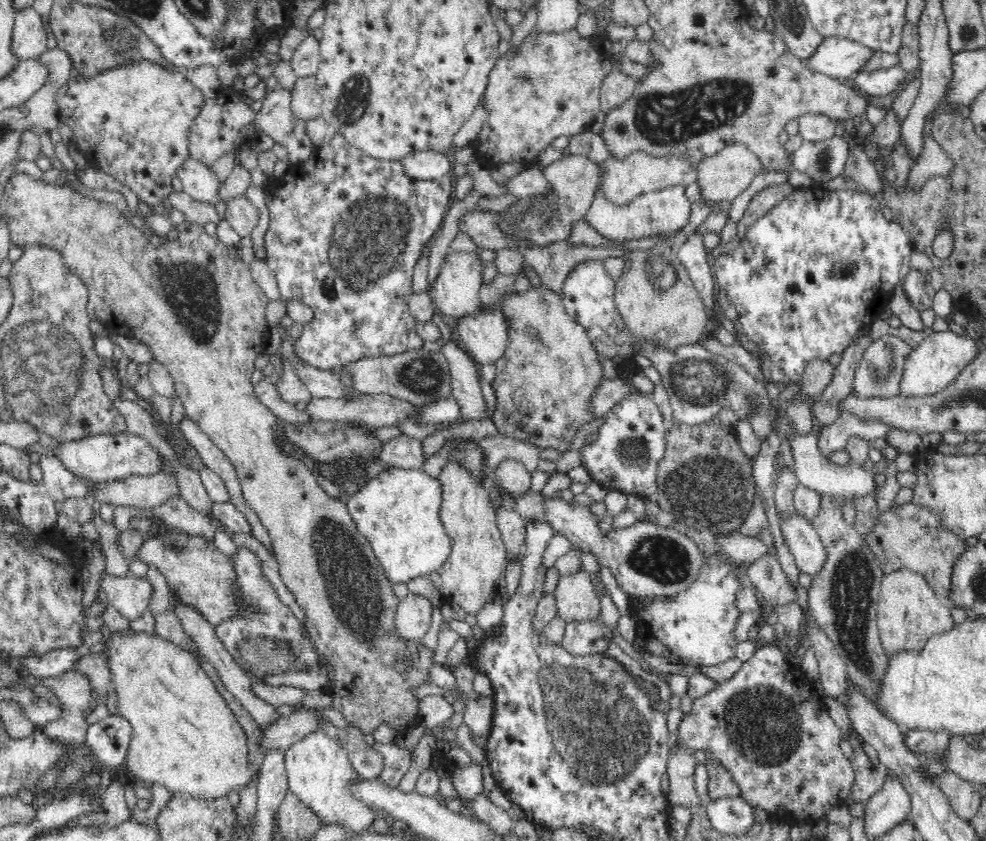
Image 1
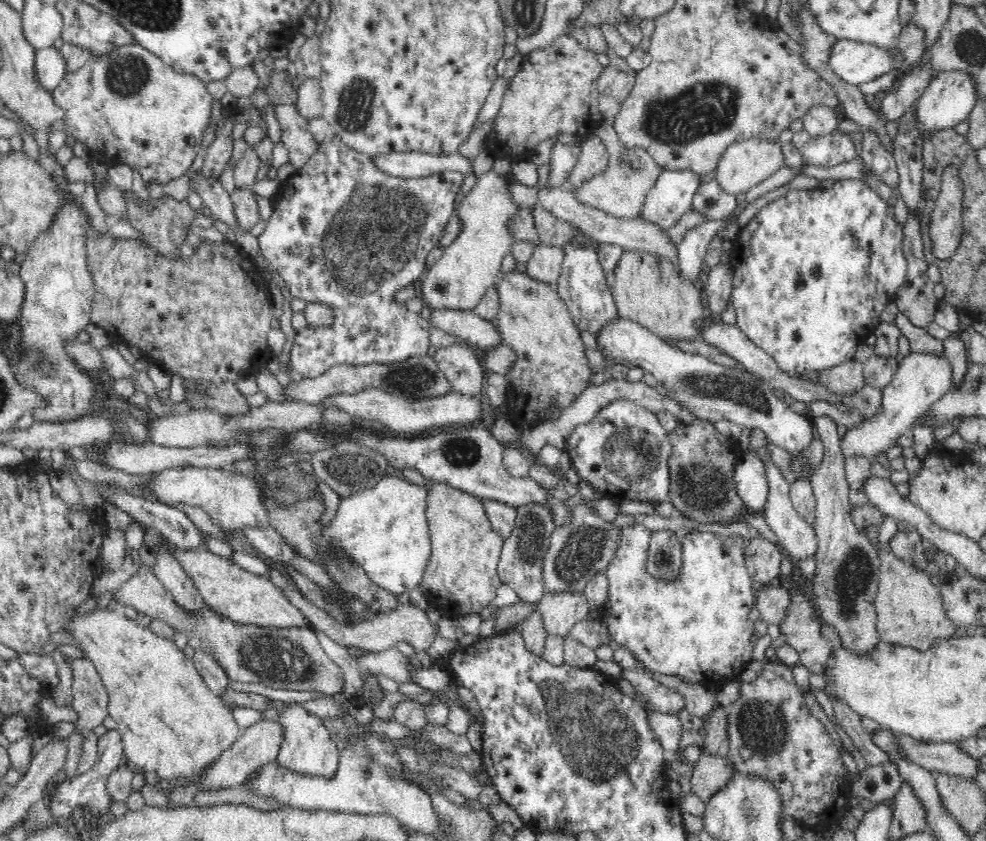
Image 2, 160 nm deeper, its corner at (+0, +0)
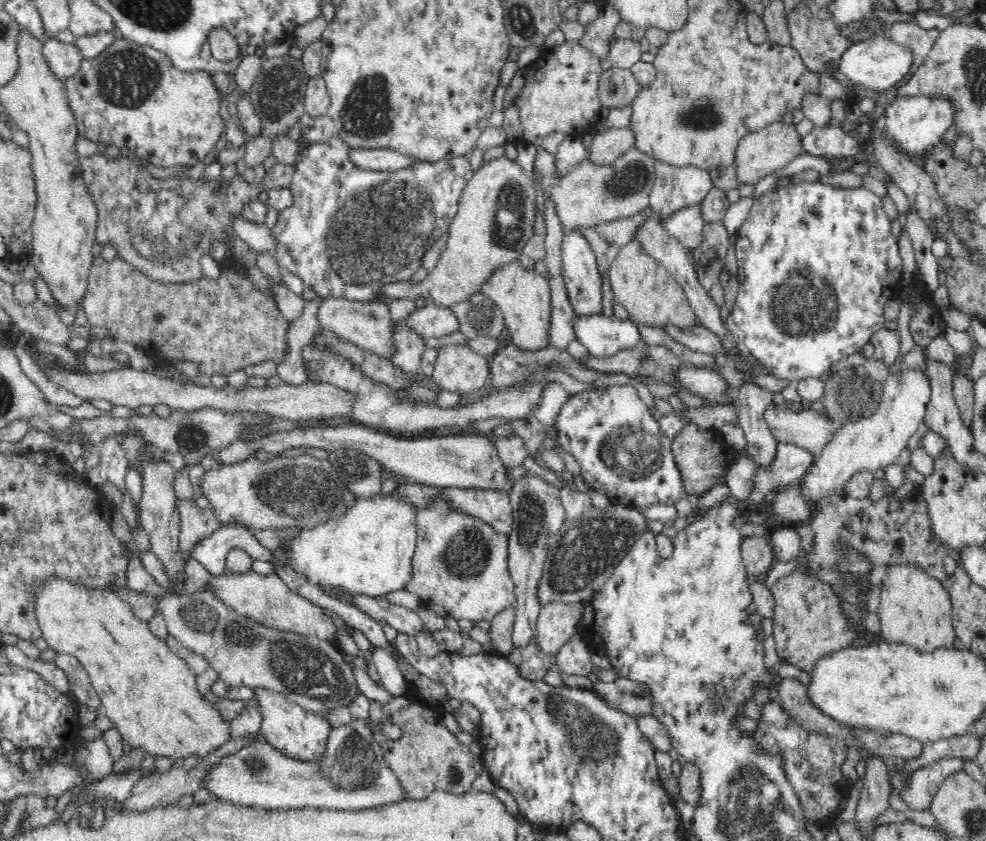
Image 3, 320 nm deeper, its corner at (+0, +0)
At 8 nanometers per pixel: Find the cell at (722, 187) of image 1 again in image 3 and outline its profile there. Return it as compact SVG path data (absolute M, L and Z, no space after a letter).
M776 122L740 139L735 150L737 181L742 184L756 184L766 175L786 166L800 154L804 154L803 139L796 130L796 123Z

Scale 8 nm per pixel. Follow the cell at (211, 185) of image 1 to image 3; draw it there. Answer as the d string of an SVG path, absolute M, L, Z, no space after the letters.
M243 216L236 217L233 220L233 229L240 239L247 242L250 249L260 253L276 254L277 240L265 223L253 223Z

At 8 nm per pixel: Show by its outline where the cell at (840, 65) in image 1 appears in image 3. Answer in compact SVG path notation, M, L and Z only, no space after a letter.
M882 36L854 43L840 60L839 71L857 85L868 86L880 92L896 86L909 74L914 62L914 53L892 39Z

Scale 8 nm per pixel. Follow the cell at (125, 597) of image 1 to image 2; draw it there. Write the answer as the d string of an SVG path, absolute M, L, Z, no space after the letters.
M140 571L131 581L128 581L117 592L113 601L114 605L120 608L123 604L133 606L137 612L145 613L151 617L162 618L175 631L178 631L187 638L187 645L190 648L200 650L208 656L212 656L226 673L229 680L234 682L254 682L266 685L274 690L292 690L302 692L318 692L328 696L342 696L345 678L342 669L324 652L316 633L312 628L276 628L260 627L254 624L240 624L234 622L221 614L218 614L207 604L202 606L200 612L188 612L179 604L176 604L172 593L164 588L153 572Z

